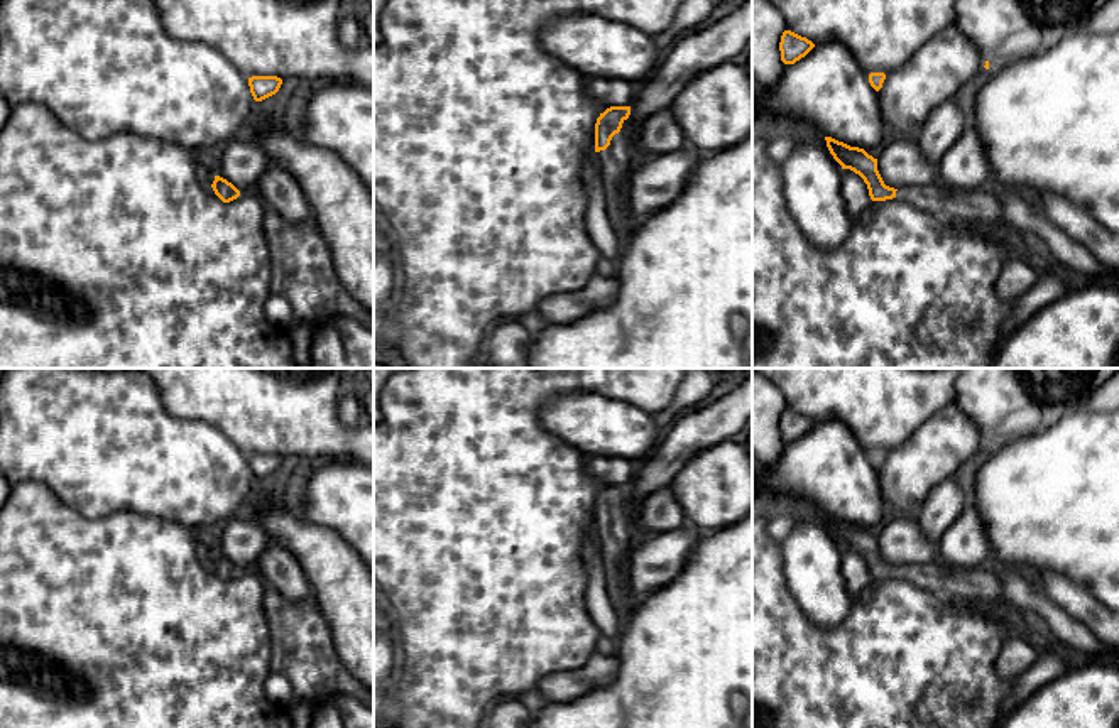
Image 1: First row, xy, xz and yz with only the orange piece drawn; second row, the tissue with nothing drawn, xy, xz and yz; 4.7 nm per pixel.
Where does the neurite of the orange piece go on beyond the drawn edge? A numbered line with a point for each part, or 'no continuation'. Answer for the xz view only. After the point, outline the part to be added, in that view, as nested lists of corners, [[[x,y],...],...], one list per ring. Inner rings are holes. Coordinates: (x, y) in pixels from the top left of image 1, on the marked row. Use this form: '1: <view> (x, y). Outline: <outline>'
1: xz (614, 162). Outline: [[[615,133],[605,150],[595,152],[595,162],[605,191],[605,206],[610,225],[620,242],[625,245],[636,225],[636,218],[627,208],[625,186],[630,176],[630,160],[634,150],[620,133]]]

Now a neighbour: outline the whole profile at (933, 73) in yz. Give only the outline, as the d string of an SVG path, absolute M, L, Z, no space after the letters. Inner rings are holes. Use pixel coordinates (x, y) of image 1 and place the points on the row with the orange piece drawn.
M957 25L935 34L908 61L886 74L877 91L886 128L916 137L930 113L984 66L985 59L974 41Z

